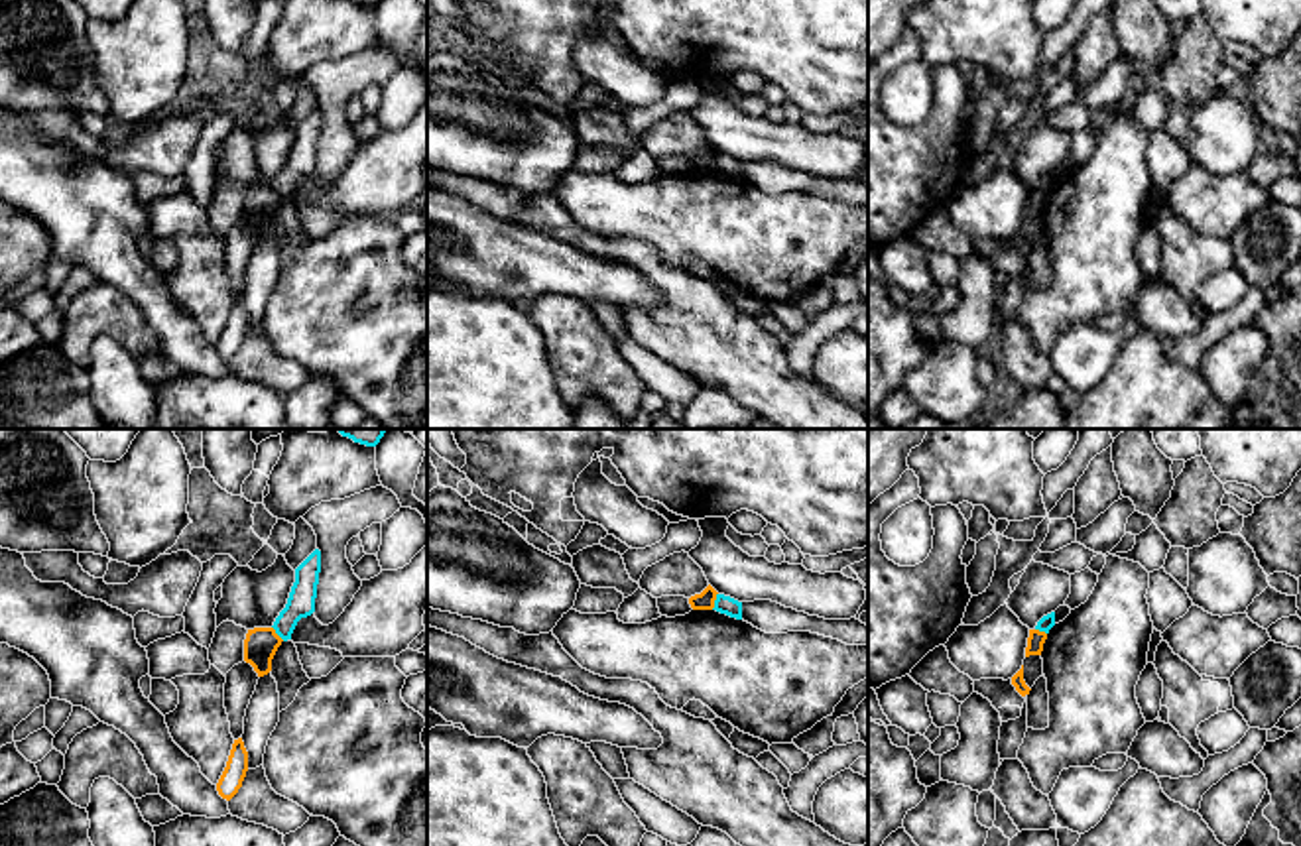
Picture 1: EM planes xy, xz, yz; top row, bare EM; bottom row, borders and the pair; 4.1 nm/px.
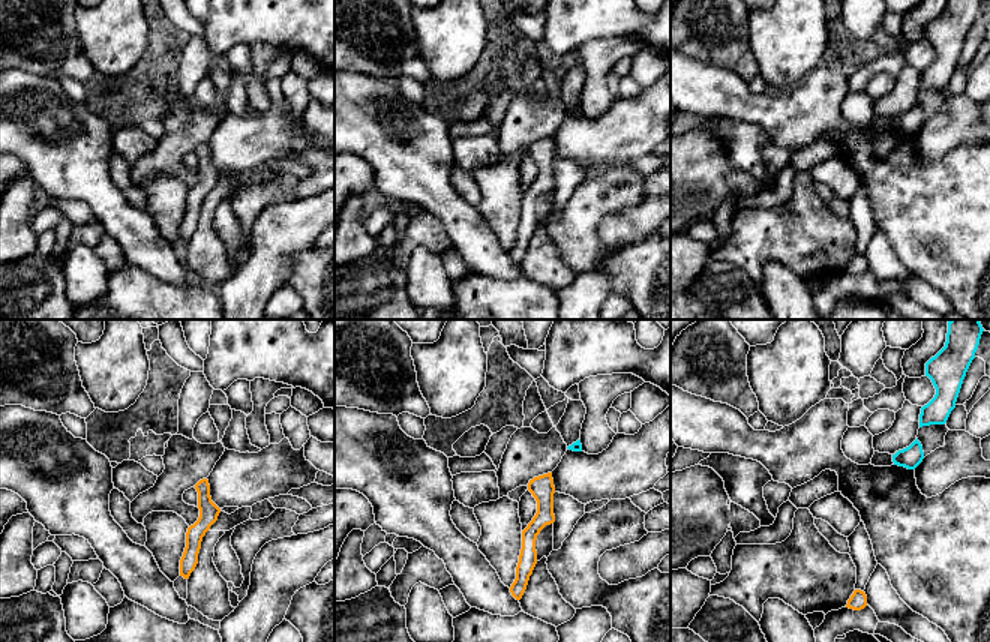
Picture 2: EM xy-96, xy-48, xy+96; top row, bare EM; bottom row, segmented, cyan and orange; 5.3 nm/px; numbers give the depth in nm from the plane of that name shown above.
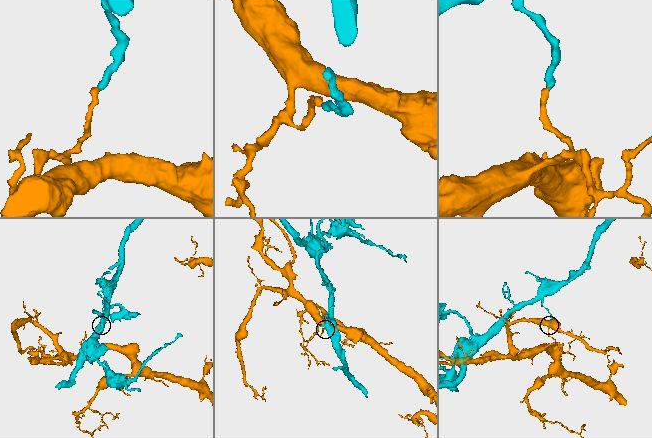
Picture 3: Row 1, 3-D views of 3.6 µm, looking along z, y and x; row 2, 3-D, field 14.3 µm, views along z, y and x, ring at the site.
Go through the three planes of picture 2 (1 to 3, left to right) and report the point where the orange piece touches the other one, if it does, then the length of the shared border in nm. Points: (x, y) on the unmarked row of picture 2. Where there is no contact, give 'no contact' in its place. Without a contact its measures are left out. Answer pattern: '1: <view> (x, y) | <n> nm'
1: no contact
2: no contact
3: no contact

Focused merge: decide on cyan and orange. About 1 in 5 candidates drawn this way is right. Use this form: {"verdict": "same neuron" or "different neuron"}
{"verdict": "different neuron"}

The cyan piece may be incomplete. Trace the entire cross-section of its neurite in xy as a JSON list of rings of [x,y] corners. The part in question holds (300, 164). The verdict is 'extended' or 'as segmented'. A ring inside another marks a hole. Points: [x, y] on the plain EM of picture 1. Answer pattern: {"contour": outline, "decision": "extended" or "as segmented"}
{"contour": [[[315,108],[297,128],[285,167],[274,181],[276,193],[287,201],[301,177],[315,171],[317,144],[321,132],[321,110]]], "decision": "as segmented"}

